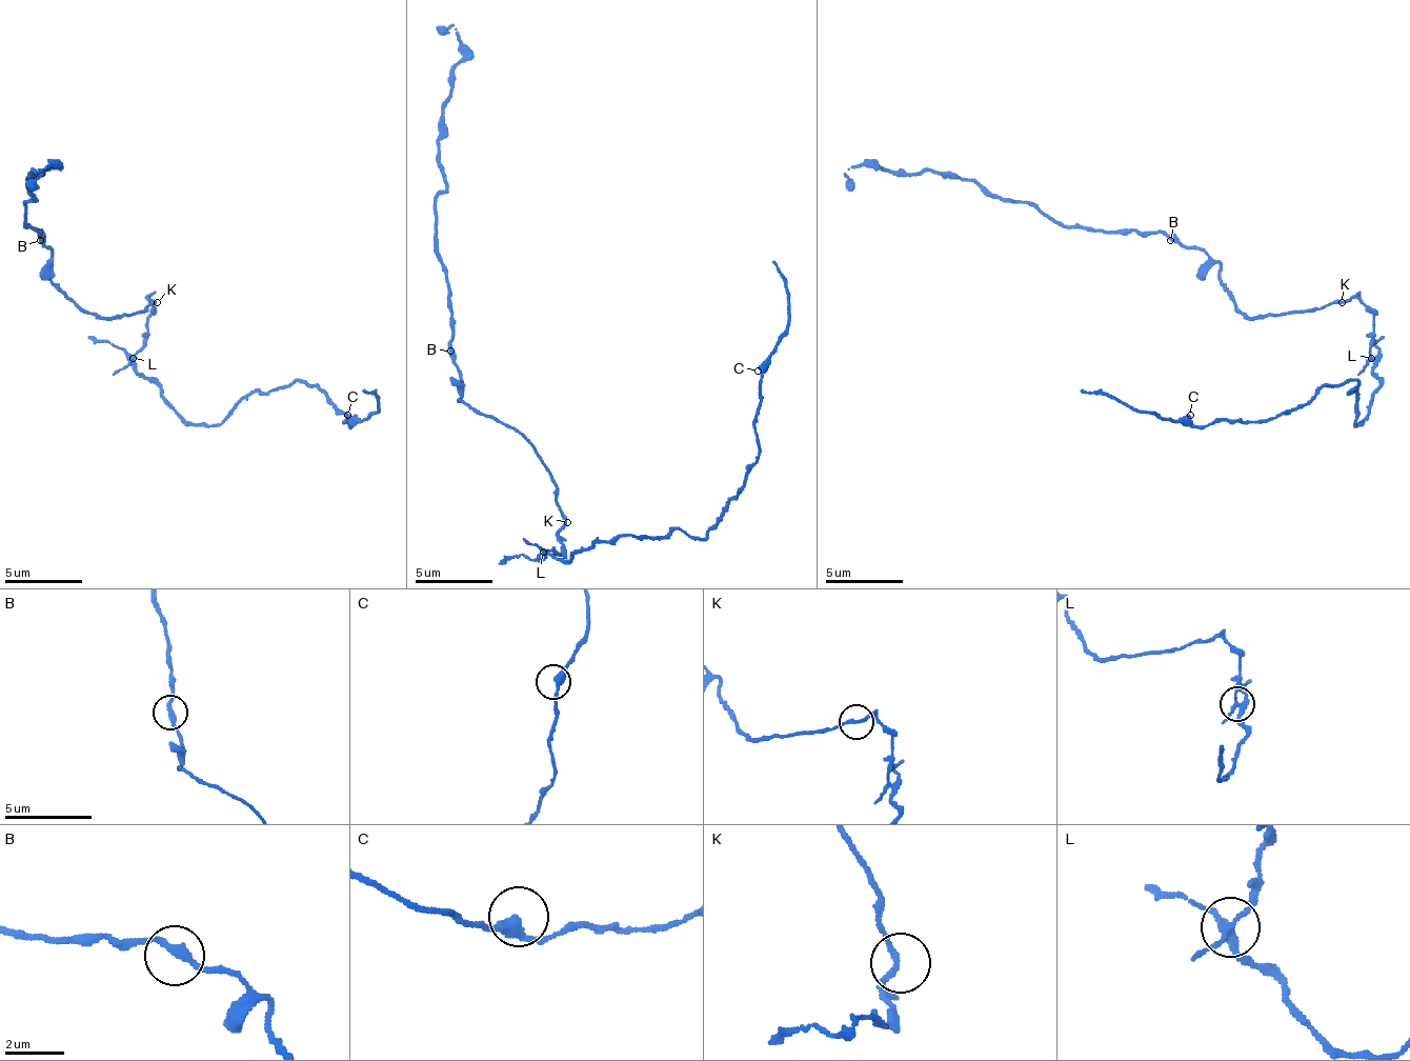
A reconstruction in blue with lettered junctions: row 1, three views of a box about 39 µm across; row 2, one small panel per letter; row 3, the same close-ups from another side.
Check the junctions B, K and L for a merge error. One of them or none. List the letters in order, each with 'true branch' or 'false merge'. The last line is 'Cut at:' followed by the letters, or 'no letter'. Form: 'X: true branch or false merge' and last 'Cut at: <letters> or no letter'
B: true branch
K: true branch
L: false merge
Cut at: L

